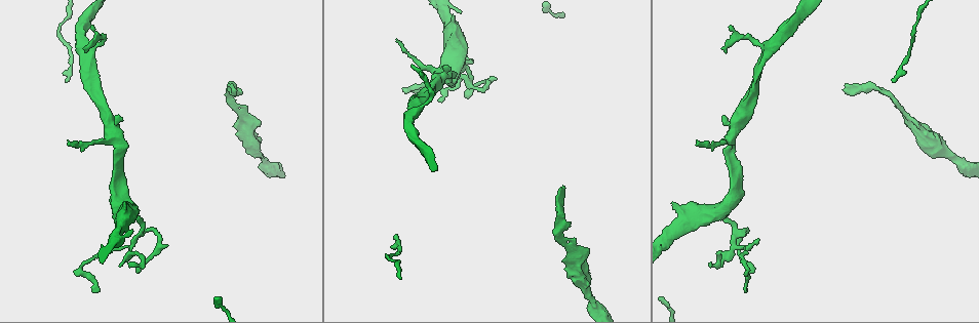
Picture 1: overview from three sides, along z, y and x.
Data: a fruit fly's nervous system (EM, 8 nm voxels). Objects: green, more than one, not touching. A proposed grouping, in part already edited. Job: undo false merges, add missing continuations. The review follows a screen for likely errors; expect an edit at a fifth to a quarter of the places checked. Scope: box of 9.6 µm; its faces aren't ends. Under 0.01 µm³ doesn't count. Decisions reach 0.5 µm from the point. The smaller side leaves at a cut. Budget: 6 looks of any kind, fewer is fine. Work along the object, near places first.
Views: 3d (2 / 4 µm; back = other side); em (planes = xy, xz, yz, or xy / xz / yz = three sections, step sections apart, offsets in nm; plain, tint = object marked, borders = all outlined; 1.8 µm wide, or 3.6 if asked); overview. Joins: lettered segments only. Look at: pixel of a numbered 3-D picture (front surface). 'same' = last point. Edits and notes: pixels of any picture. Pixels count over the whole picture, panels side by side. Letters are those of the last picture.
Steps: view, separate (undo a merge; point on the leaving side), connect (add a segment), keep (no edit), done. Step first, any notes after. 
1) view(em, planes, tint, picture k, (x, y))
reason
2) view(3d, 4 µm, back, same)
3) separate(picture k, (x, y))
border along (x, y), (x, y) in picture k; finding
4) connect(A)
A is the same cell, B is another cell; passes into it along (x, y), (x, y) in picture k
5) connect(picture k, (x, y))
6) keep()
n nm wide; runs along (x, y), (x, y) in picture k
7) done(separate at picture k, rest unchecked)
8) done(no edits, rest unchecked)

view(em, planes, borders, picture 1, (261, 159))
thick turns thin

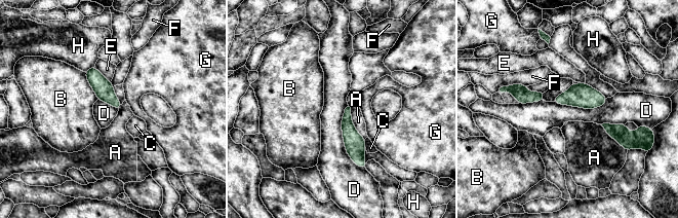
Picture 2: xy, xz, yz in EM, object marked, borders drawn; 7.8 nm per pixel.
keep()
A, B, C, D, E, F, G and H are other cells; border along (348, 105), (345, 150), (365, 169) in picture 2; continuous, no second neuron

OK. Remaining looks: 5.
view(3d, 4 µm, picture 1, (128, 249))
abrupt turn

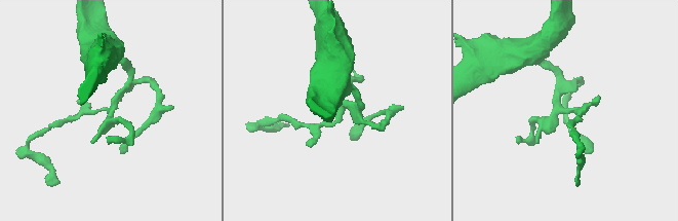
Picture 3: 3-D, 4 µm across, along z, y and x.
view(em, yz, step 16, tint, picture 3, (109, 116))
need the tissue

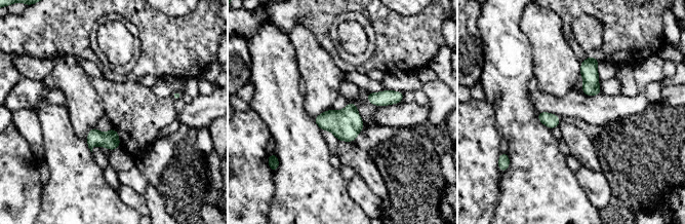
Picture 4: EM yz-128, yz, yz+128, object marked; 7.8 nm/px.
view(em, planes, borders, same)
cut it another way

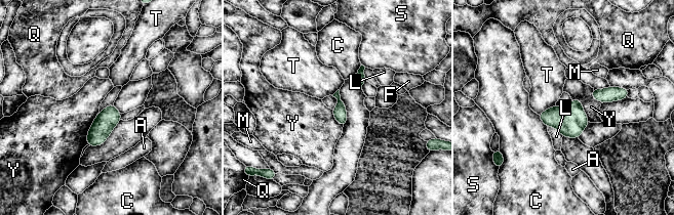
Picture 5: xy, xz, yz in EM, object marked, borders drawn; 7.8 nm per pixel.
keep()
110 nm wide; Y touches over 240 nm; A, C, F, L, M, Q, S, T and Y are other cells; all the same neuron

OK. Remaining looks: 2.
done(no edits, rest unchecked)

